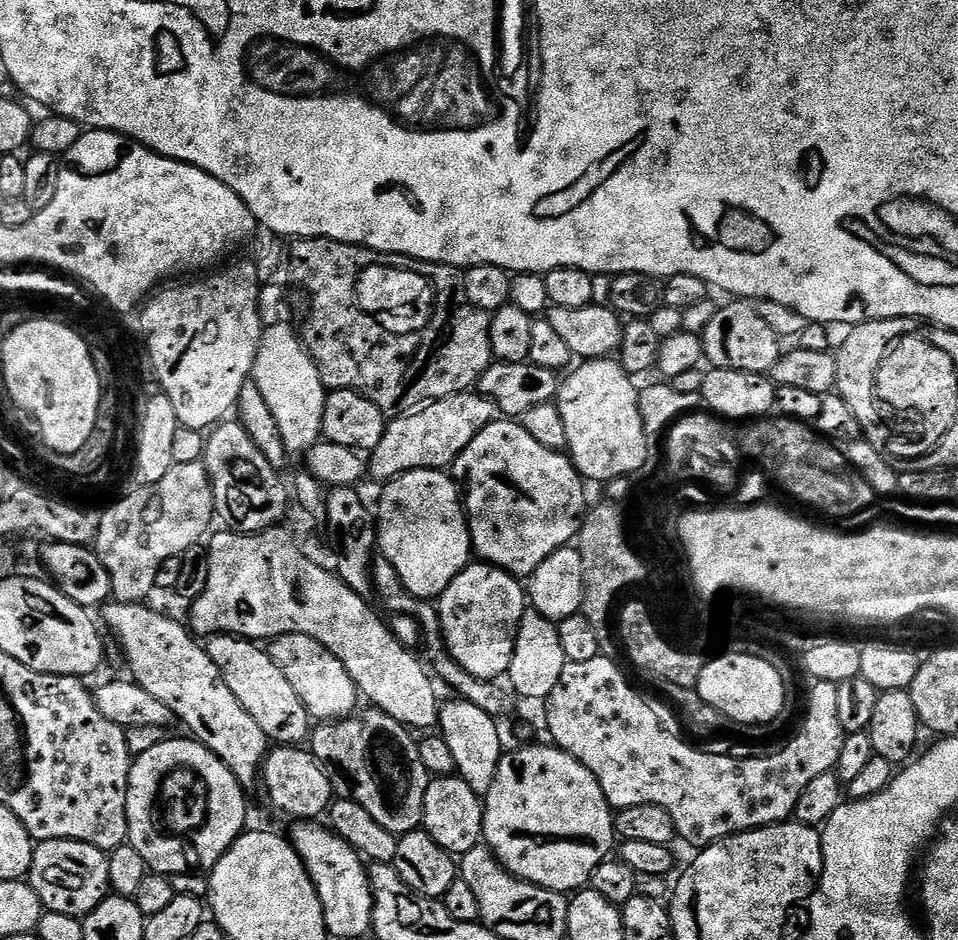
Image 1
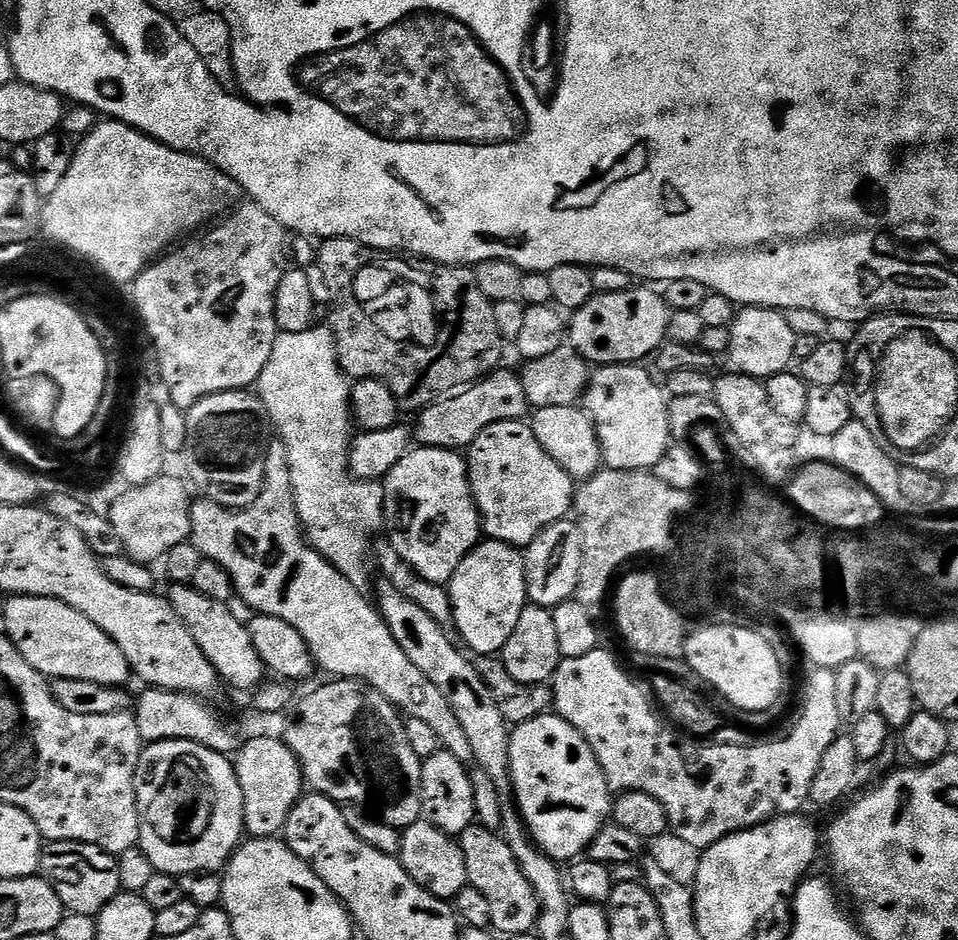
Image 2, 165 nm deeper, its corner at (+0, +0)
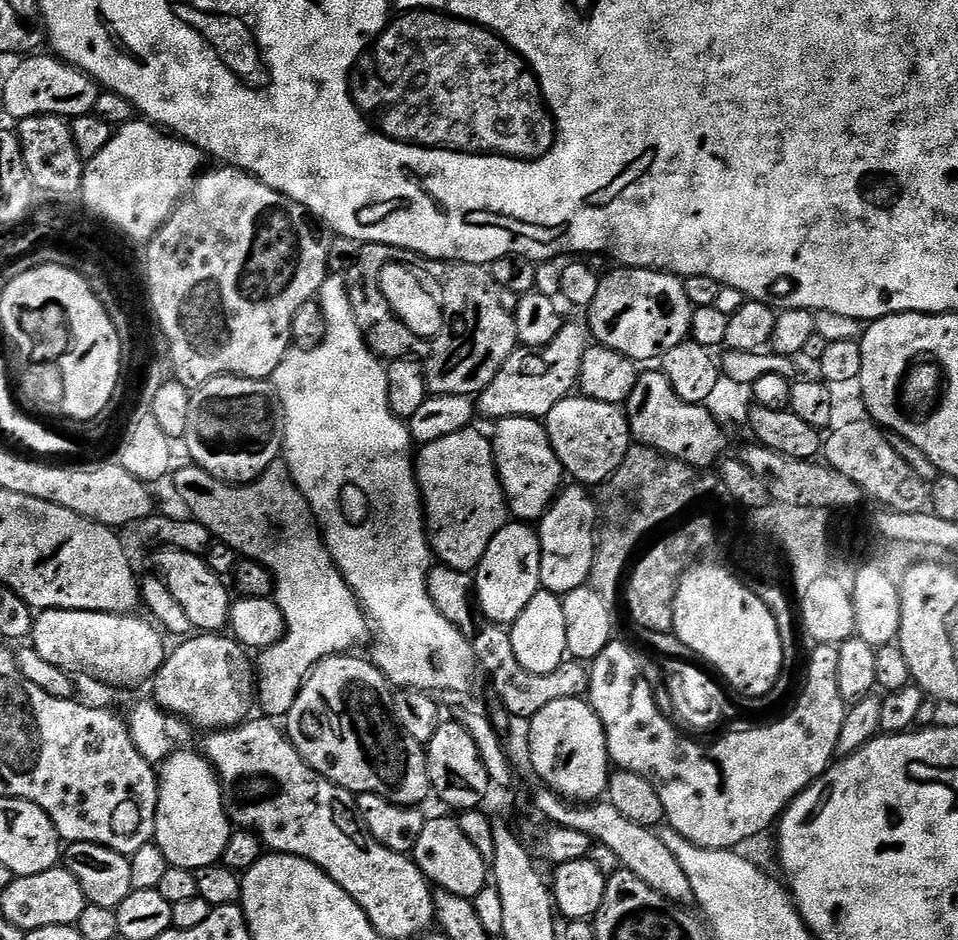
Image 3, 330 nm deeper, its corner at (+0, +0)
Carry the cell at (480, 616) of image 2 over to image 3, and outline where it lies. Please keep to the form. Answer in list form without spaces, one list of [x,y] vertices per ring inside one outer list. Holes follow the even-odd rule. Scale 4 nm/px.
[[[509,522],[496,531],[474,569],[475,607],[479,615],[491,624],[511,626],[538,591],[541,591],[541,587],[540,538],[537,529],[524,522]]]

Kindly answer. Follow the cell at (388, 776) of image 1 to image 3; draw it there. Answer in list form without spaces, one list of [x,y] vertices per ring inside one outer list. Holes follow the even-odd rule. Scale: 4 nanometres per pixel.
[[[341,654],[338,656],[328,656],[324,660],[319,660],[308,672],[308,677],[304,680],[302,690],[294,698],[294,706],[290,706],[286,717],[286,735],[291,740],[292,745],[298,750],[300,757],[307,762],[310,767],[317,772],[322,778],[326,778],[330,782],[334,782],[340,788],[353,794],[378,794],[382,798],[386,798],[395,804],[406,804],[409,806],[423,805],[423,800],[430,796],[430,785],[428,783],[428,753],[425,745],[414,742],[414,738],[410,738],[400,728],[396,722],[396,717],[392,715],[389,708],[390,700],[389,681],[383,672],[372,663],[371,659],[364,658],[359,660],[356,654]]]

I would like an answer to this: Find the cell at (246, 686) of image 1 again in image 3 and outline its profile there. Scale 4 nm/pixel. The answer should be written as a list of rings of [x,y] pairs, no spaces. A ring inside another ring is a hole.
[[[160,548],[152,556],[155,575],[164,581],[165,586],[174,594],[174,599],[190,618],[193,629],[204,634],[220,634],[229,627],[228,616],[232,613],[234,603],[230,588],[222,581],[221,573],[209,566],[204,556],[195,556],[186,550],[177,548]]]

